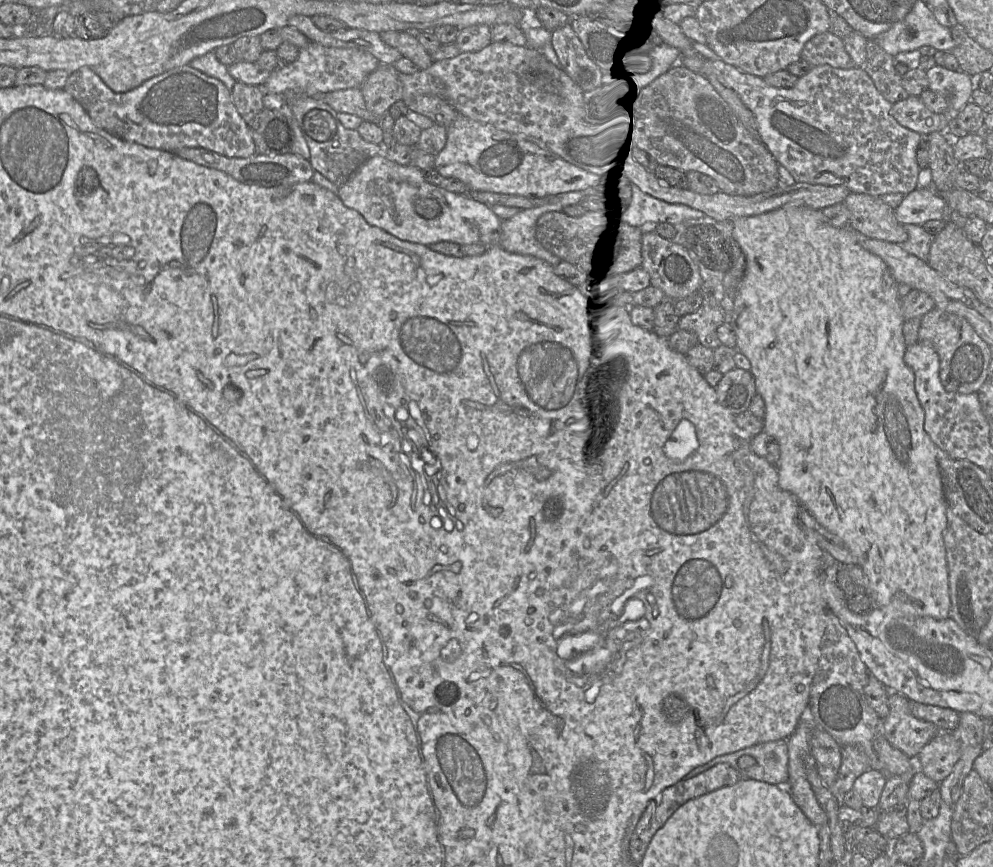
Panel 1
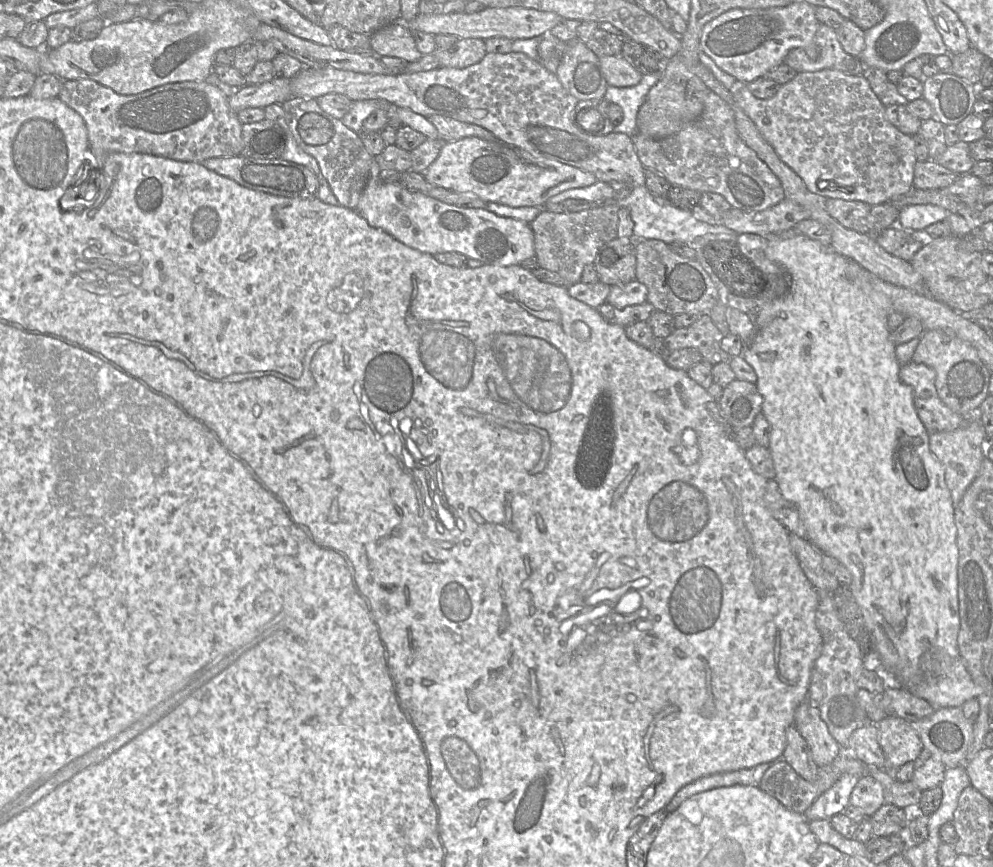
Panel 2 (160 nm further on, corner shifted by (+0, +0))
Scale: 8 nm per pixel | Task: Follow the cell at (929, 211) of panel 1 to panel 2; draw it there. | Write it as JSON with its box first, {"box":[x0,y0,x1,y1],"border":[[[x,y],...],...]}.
{"box":[897,204,950,232],"border":[[[932,204],[909,205],[900,209],[897,225],[906,231],[921,232],[929,225],[941,222],[950,213]]]}

